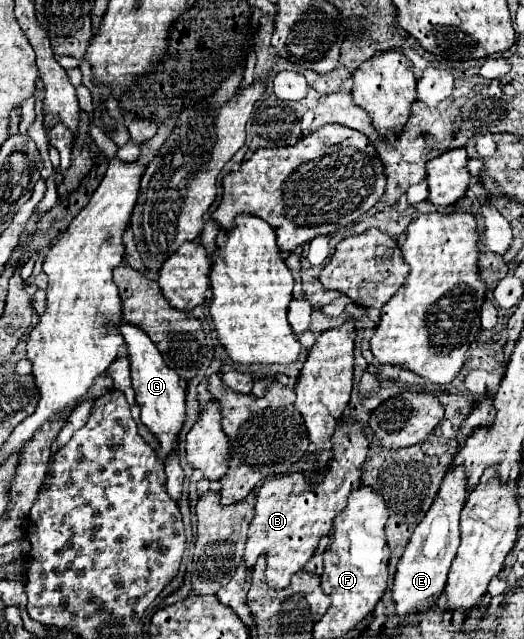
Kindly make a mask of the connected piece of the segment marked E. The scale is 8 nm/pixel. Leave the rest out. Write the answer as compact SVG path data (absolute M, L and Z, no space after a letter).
M453 469L445 475L433 505L425 513L423 521L415 527L405 553L399 559L391 589L399 619L407 619L411 613L421 611L427 605L435 605L439 595L443 593L449 567L459 547L459 513L463 505L465 505L465 471Z

